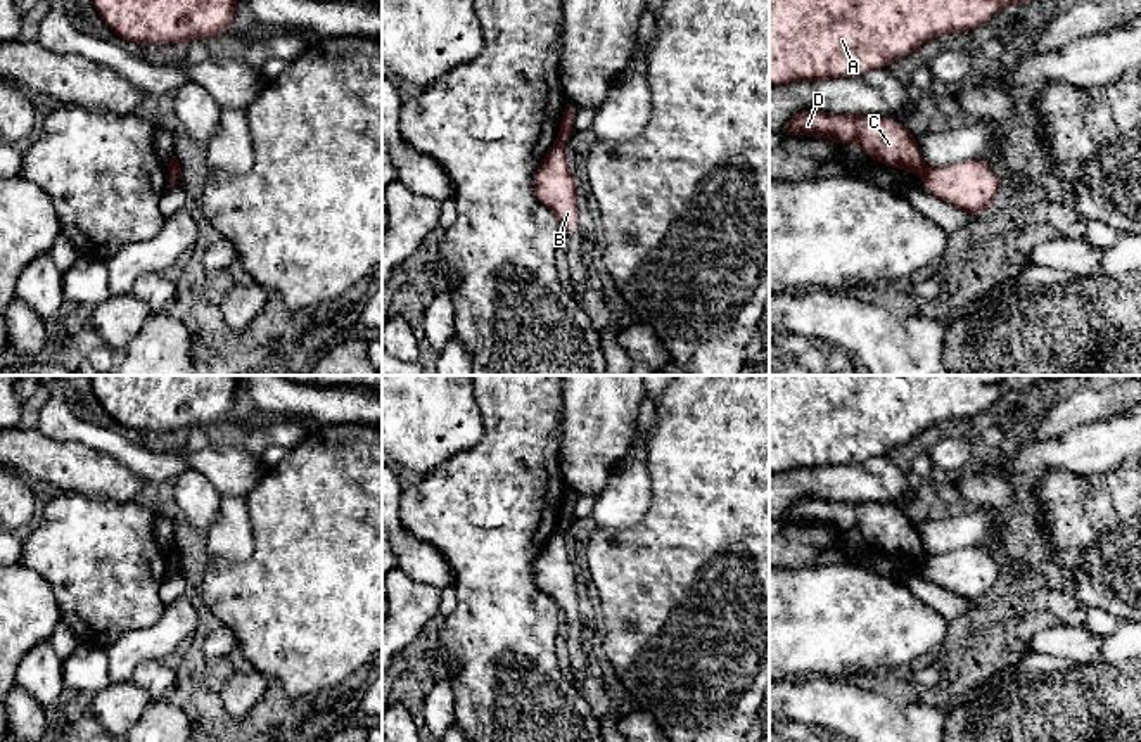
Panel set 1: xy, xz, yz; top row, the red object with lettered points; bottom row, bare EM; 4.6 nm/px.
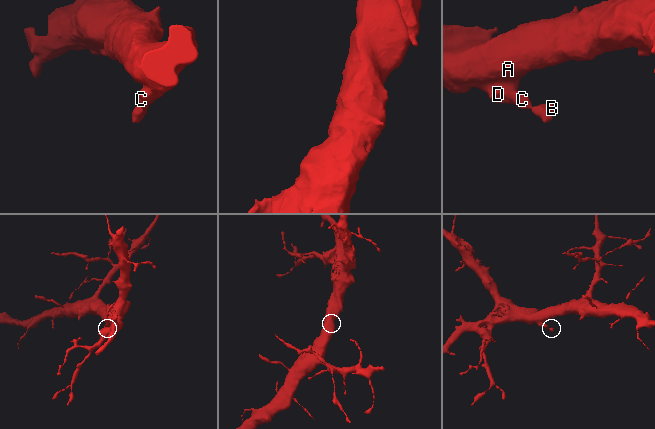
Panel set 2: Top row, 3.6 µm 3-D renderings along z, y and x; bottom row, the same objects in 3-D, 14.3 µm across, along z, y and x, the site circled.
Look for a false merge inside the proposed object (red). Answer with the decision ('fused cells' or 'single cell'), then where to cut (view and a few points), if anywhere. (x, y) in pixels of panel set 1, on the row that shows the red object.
fused cells; cut xz (557, 140), (562, 146)

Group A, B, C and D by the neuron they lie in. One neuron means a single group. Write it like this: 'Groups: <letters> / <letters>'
Groups: A C D / B

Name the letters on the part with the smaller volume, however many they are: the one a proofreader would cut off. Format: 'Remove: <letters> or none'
Remove: B

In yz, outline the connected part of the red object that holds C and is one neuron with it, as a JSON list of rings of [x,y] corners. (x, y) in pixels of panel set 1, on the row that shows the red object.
[[[806,109],[797,112],[781,130],[783,137],[814,135],[847,147],[859,142],[863,152],[887,166],[927,173],[915,135],[899,121],[861,114],[830,114]]]

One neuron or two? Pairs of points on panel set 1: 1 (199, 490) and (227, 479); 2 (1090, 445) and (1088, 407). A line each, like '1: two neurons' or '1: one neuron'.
1: two neurons
2: two neurons

